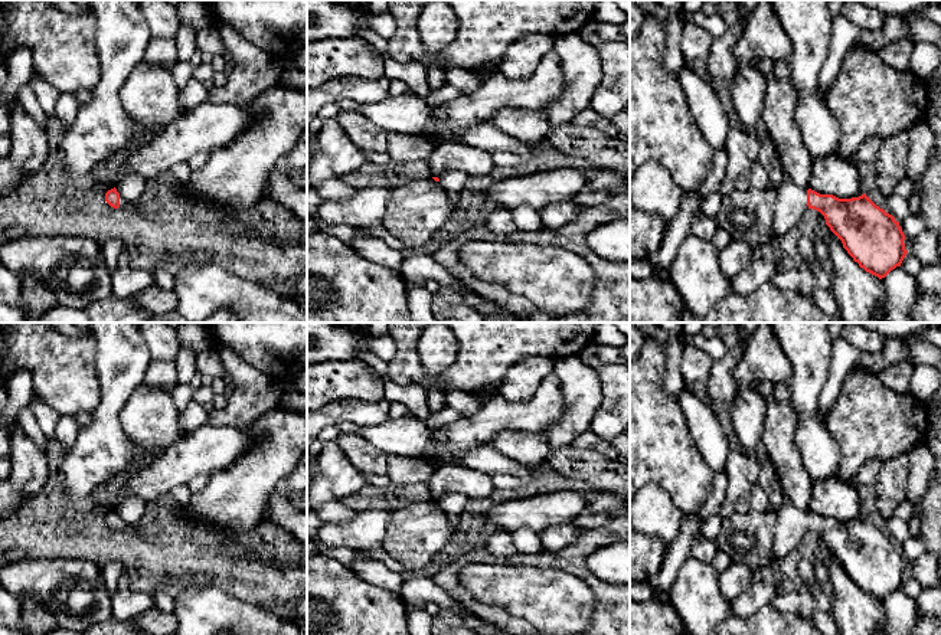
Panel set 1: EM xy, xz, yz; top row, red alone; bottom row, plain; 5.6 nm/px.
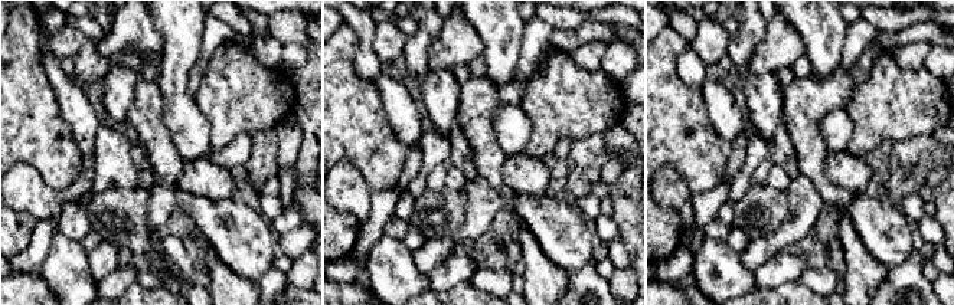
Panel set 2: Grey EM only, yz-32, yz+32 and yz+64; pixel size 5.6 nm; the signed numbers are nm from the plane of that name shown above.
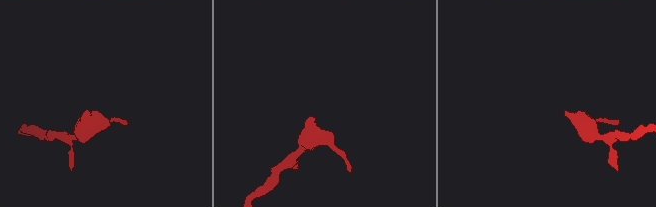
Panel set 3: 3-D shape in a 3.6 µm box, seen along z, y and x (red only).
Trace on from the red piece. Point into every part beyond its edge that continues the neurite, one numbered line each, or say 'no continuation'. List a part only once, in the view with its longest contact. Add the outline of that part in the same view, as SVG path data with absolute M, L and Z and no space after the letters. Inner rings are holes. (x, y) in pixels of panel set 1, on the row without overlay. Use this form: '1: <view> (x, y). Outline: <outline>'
1: yz (791, 523). Outline: M785 500L775 511L774 546L772 556L781 560L791 551L797 550L807 528L807 511L797 508L793 503Z

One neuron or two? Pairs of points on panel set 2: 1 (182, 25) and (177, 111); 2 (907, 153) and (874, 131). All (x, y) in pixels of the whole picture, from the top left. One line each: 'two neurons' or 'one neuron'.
1: one neuron
2: two neurons

